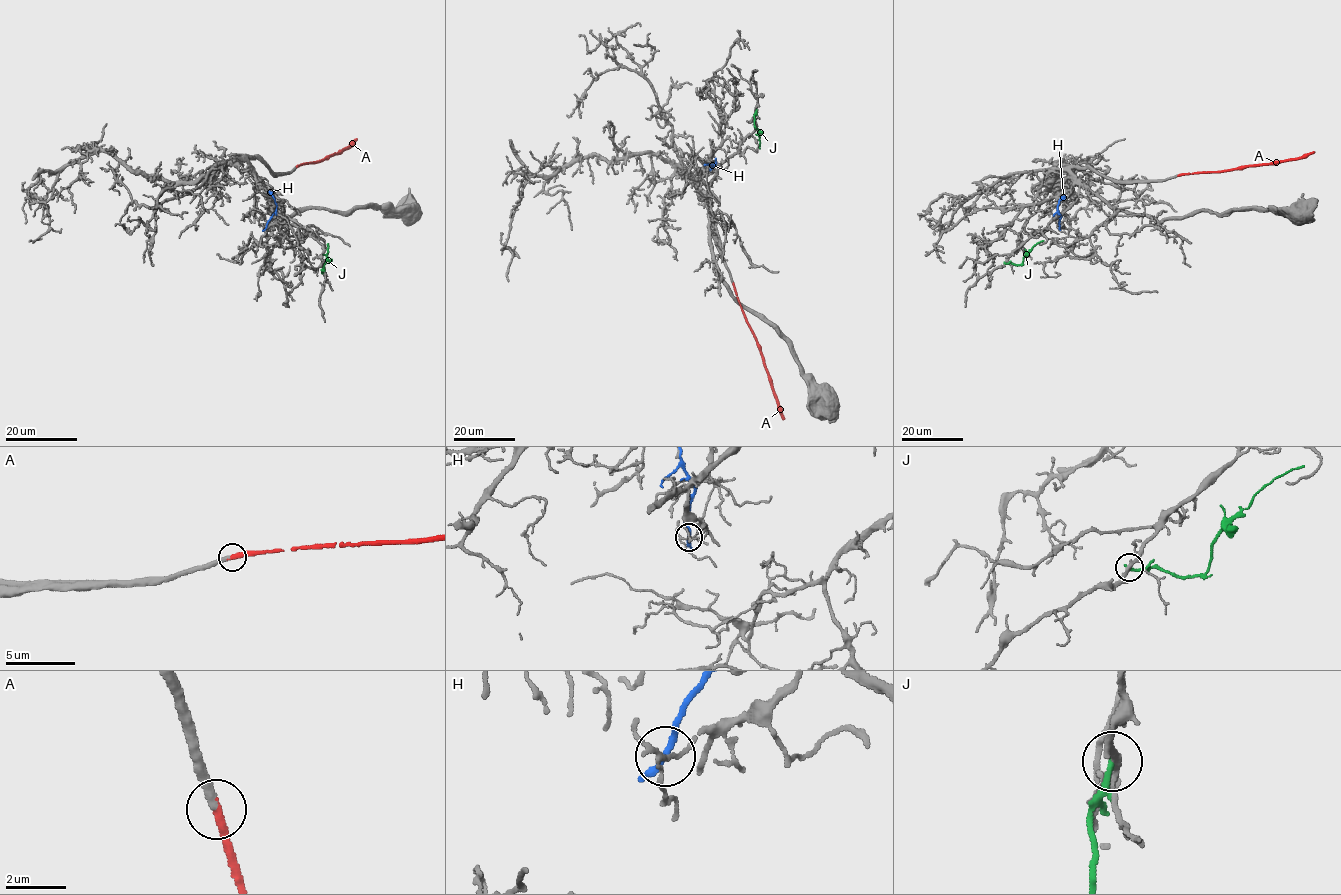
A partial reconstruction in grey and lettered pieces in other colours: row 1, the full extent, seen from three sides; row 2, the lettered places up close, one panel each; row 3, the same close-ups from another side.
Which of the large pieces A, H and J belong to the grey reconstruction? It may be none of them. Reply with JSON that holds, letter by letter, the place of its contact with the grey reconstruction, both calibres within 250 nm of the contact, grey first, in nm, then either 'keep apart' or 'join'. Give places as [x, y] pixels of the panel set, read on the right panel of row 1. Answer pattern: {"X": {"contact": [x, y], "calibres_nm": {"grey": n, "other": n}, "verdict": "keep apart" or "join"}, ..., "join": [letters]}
{"A": {"contact": [1179, 175], "calibres_nm": {"grey": 340, "other": 320}, "verdict": "join"}, "H": {"contact": [1059, 227], "calibres_nm": {"grey": 110, "other": 320}, "verdict": "keep apart"}, "J": {"contact": [1005, 263], "calibres_nm": {"grey": 190, "other": 200}, "verdict": "keep apart"}, "join": ["A"]}

